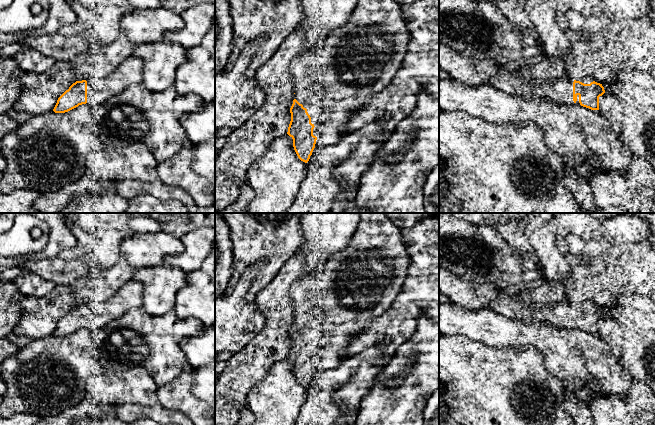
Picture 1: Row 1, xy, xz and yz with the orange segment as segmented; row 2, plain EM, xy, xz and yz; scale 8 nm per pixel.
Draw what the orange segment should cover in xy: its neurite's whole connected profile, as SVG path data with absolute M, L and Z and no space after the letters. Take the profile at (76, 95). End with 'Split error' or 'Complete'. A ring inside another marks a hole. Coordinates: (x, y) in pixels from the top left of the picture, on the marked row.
M131 55L104 78L89 78L73 83L58 98L53 111L55 113L65 113L82 104L96 108L109 98L120 94L129 86L141 83L143 70L143 60Z. Split error

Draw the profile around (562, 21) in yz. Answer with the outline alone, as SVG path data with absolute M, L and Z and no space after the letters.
M562 14L561 16L556 18L556 24L564 31L569 29L569 22L566 14Z

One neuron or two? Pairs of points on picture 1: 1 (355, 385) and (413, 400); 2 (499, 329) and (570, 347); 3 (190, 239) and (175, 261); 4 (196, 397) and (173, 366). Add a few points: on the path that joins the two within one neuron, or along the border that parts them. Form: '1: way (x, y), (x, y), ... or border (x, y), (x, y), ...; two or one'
1: border (383, 369), (374, 386), (359, 403), (357, 409); two
2: way (517, 335), (536, 335), (552, 342); one
3: way (190, 245), (190, 250), (181, 259); one
4: border (196, 369), (182, 371), (168, 383), (159, 386); two

